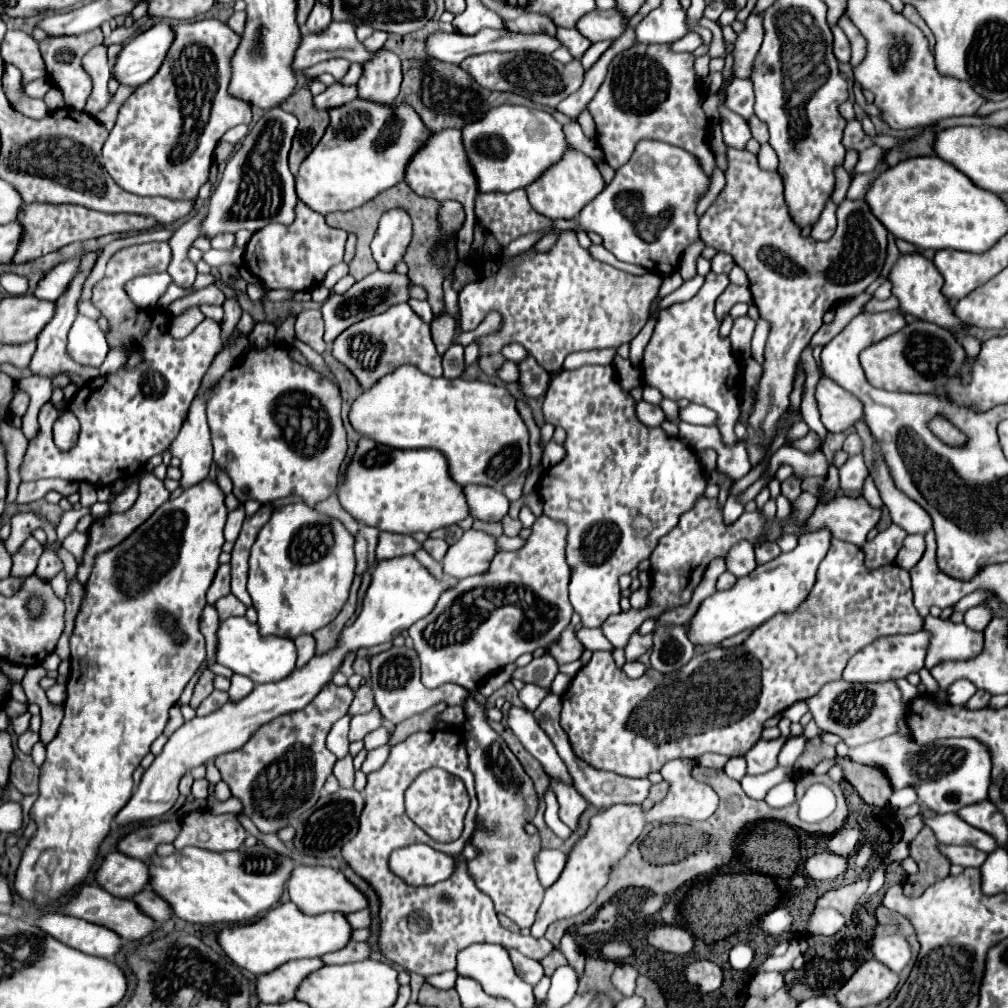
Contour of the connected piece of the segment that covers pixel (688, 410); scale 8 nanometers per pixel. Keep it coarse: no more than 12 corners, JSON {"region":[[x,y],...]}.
{"region":[[706,406],[680,408],[680,420],[688,424],[716,426],[716,414]]}

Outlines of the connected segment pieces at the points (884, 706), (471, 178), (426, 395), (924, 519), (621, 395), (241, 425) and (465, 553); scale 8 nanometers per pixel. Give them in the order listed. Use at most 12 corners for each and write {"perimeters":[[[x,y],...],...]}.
{"perimeters":[[[828,682],[806,700],[824,732],[860,746],[896,732],[894,682]],[[460,130],[434,132],[408,164],[420,196],[458,200],[465,221],[459,259],[468,257],[478,196]],[[404,366],[350,424],[392,448],[440,450],[460,486],[530,468],[504,386]],[[872,436],[872,480],[890,518],[910,534],[932,530],[932,518],[894,482]],[[612,366],[562,370],[544,420],[566,458],[568,524],[584,628],[706,490],[694,450],[636,418]],[[284,346],[208,400],[240,502],[336,492],[340,392]],[[470,528],[444,558],[444,574],[482,574],[496,536]]]}

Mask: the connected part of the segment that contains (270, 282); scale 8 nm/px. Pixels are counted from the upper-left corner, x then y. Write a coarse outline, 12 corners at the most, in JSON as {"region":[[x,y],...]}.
{"region":[[298,200],[244,264],[270,290],[310,292],[342,262],[346,230]]}

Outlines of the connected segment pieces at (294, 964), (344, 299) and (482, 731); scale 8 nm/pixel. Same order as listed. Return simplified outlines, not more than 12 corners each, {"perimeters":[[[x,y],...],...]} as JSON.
{"perimeters":[[[292,960],[258,978],[258,998],[282,1004],[324,962]],[[374,272],[322,304],[324,342],[408,300],[408,276]],[[472,696],[464,728],[480,802],[468,874],[530,928],[544,898],[540,796]]]}

